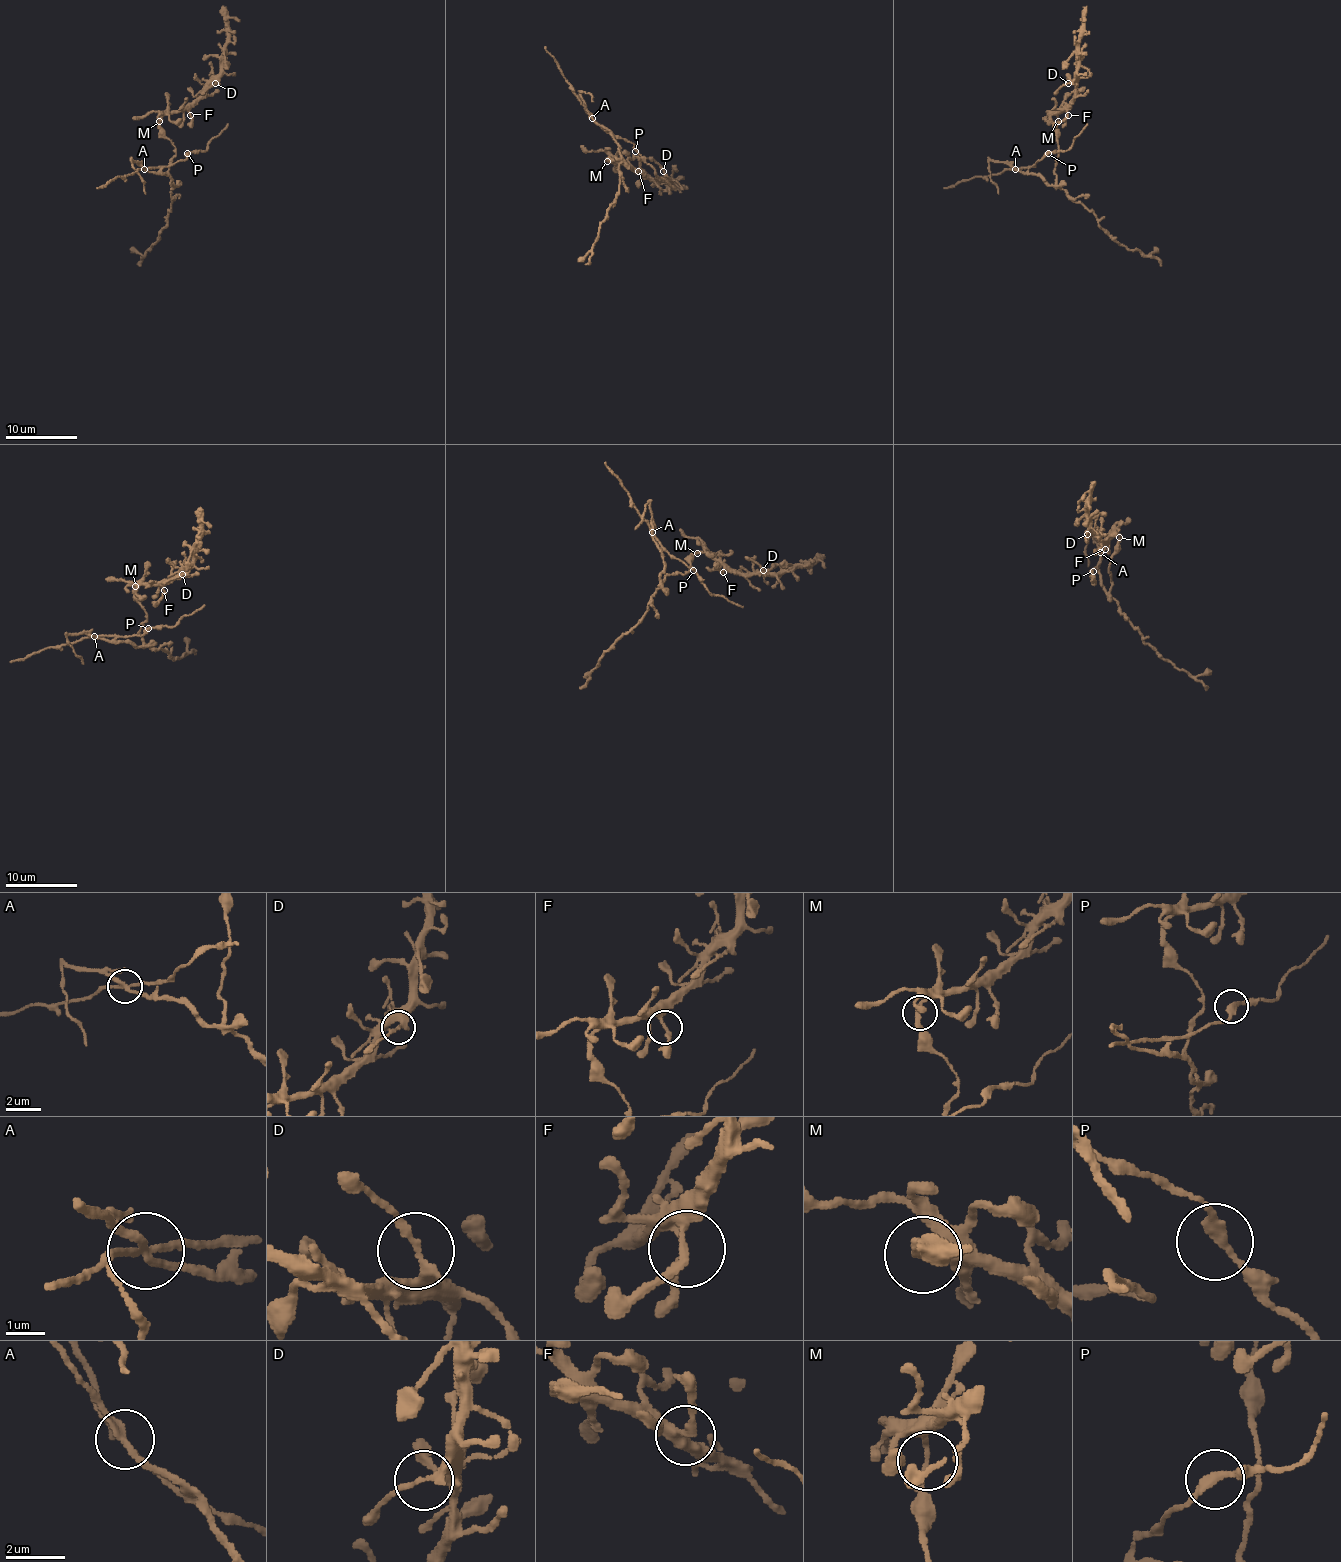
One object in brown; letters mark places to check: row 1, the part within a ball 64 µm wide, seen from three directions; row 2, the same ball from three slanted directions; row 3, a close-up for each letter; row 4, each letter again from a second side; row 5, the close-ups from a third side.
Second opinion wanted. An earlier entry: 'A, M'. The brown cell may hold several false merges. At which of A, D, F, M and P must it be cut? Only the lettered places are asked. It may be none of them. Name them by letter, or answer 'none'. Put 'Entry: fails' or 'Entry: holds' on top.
Entry: holds
A, M

